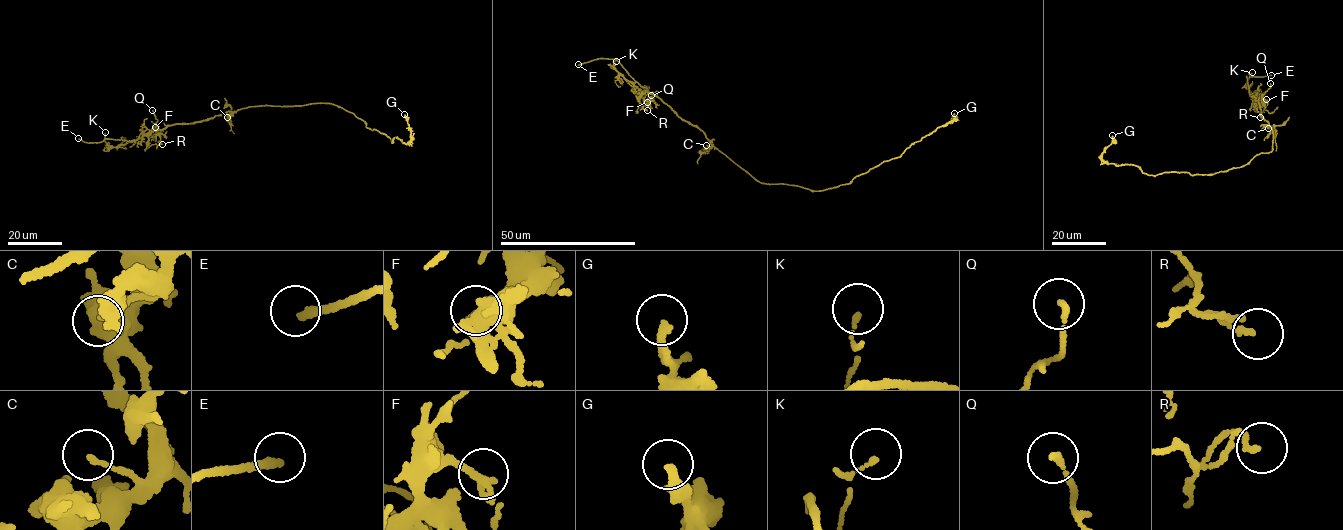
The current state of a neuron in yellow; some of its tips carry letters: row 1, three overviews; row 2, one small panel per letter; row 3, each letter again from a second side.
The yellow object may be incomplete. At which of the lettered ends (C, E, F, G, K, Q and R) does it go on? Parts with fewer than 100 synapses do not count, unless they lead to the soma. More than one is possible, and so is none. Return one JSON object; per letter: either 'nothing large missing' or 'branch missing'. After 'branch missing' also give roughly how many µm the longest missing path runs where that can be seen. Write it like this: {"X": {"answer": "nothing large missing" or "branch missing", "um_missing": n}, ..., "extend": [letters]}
{"C": {"answer": "nothing large missing"}, "E": {"answer": "branch missing", "um_missing": 40}, "F": {"answer": "nothing large missing"}, "G": {"answer": "nothing large missing"}, "K": {"answer": "nothing large missing"}, "Q": {"answer": "nothing large missing"}, "R": {"answer": "nothing large missing"}, "extend": ["E"]}

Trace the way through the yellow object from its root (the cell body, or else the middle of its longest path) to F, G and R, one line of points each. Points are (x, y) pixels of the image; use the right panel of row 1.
F: (1267, 152), (1273, 149), (1273, 129), (1261, 116), (1261, 107), (1255, 98), (1260, 105), (1262, 99), (1266, 99)
G: (1267, 152), (1215, 174), (1170, 171), (1153, 175), (1134, 165), (1117, 165), (1102, 159), (1112, 135)
R: (1267, 152), (1273, 149), (1273, 129), (1261, 116), (1256, 98), (1253, 107), (1260, 117)

